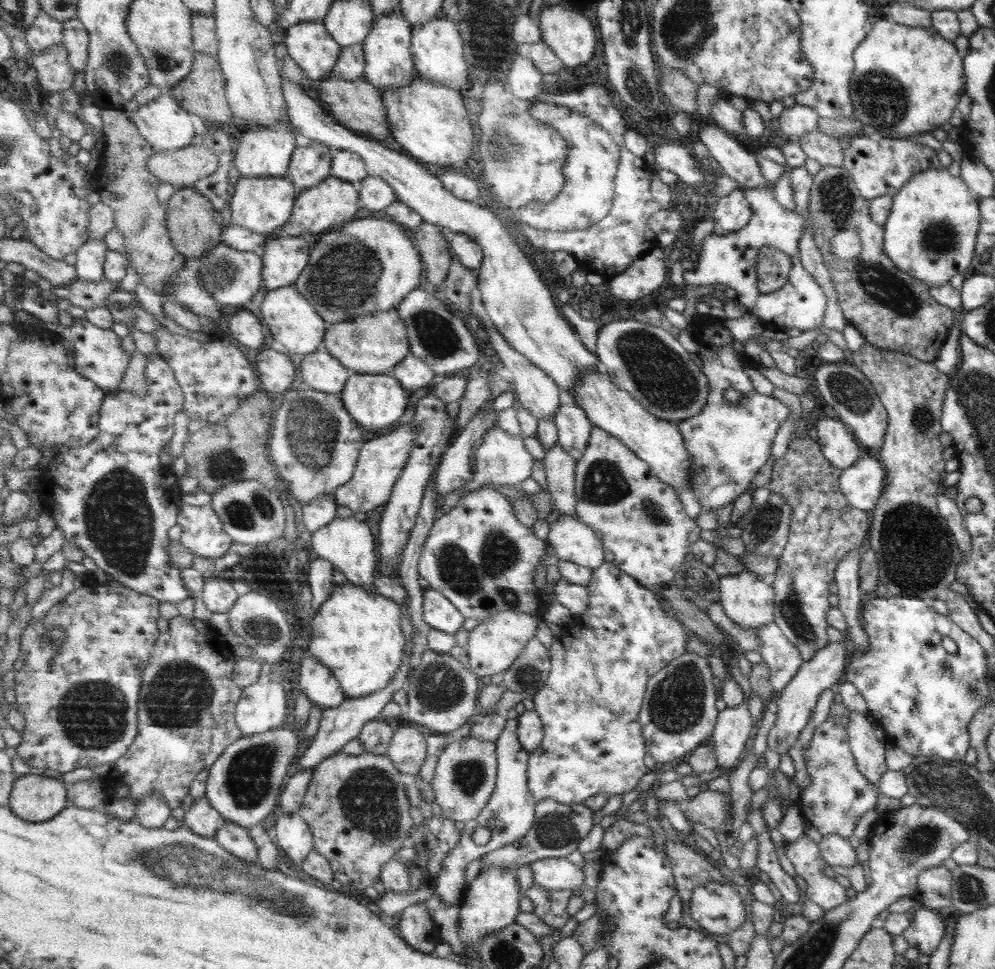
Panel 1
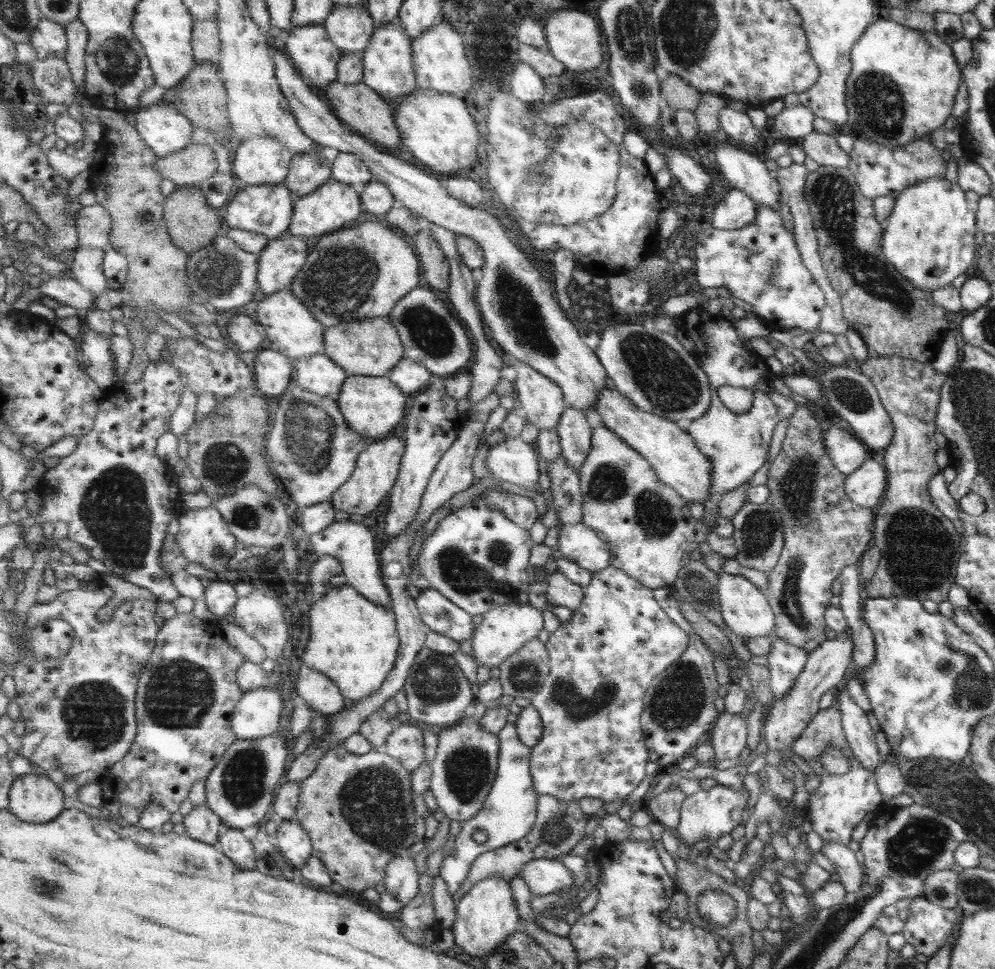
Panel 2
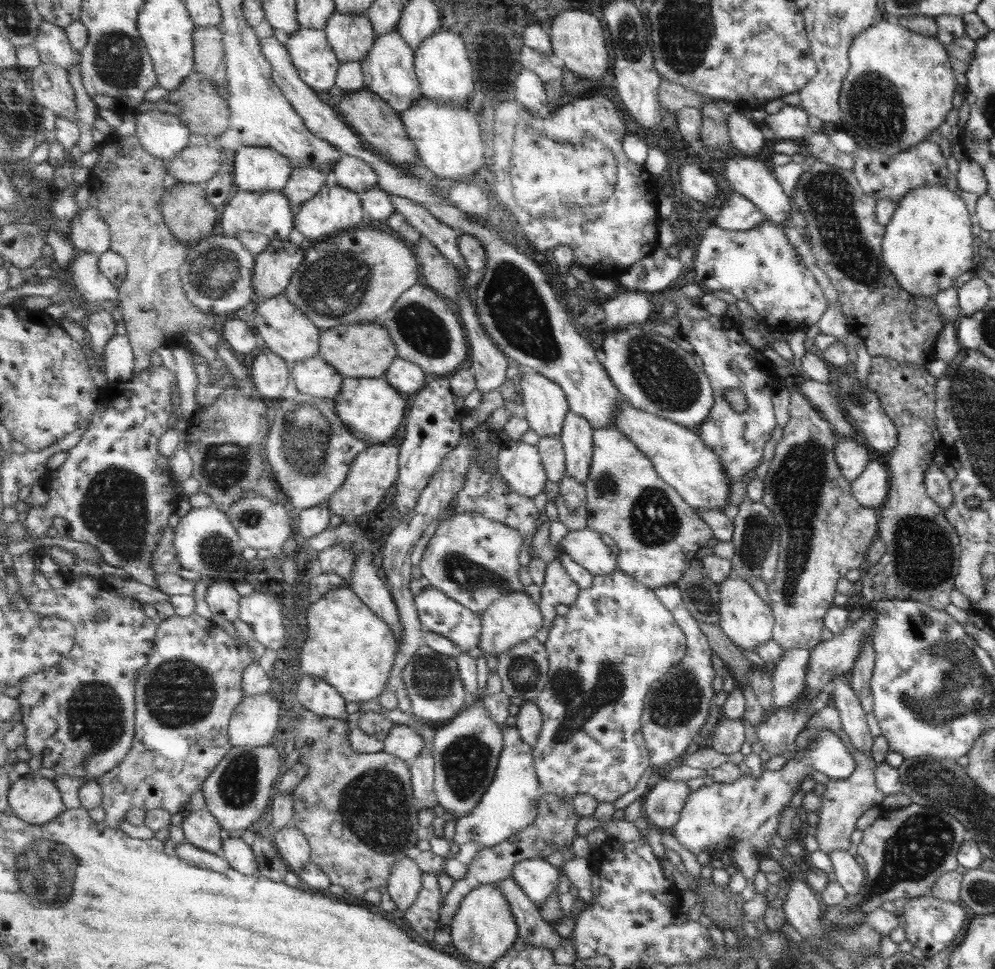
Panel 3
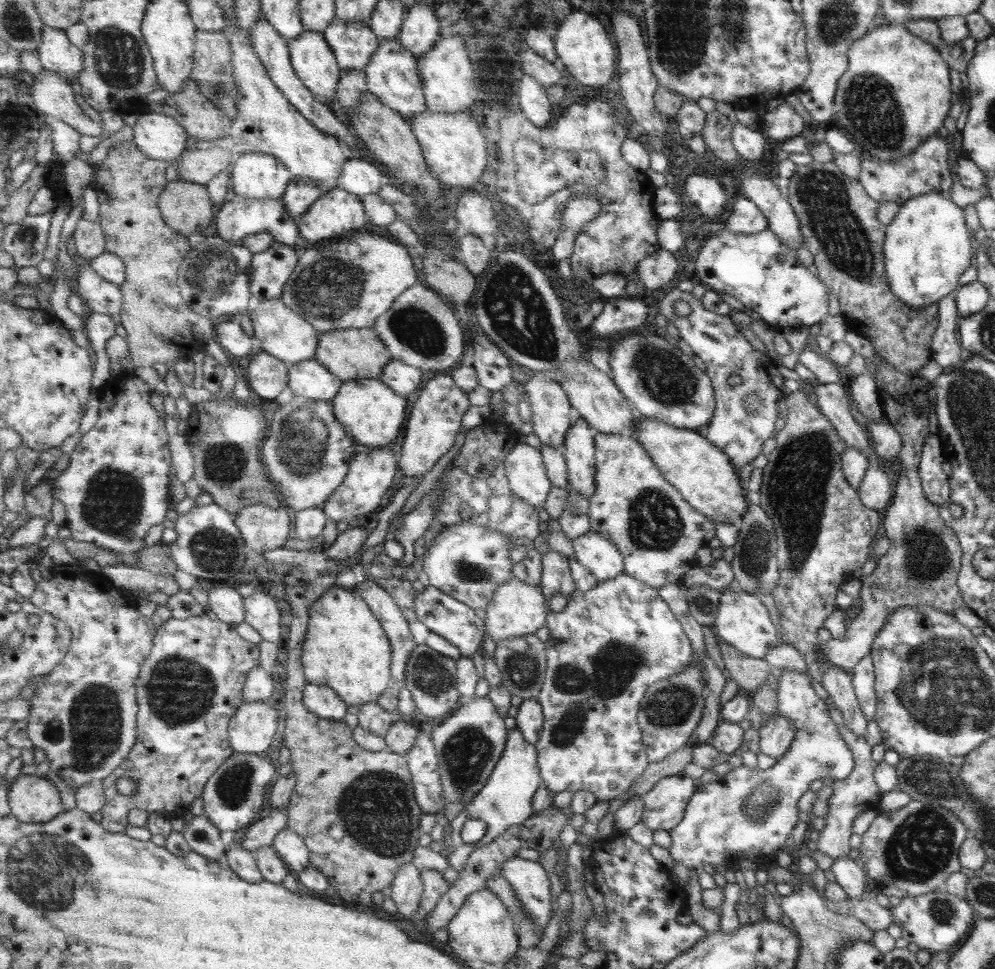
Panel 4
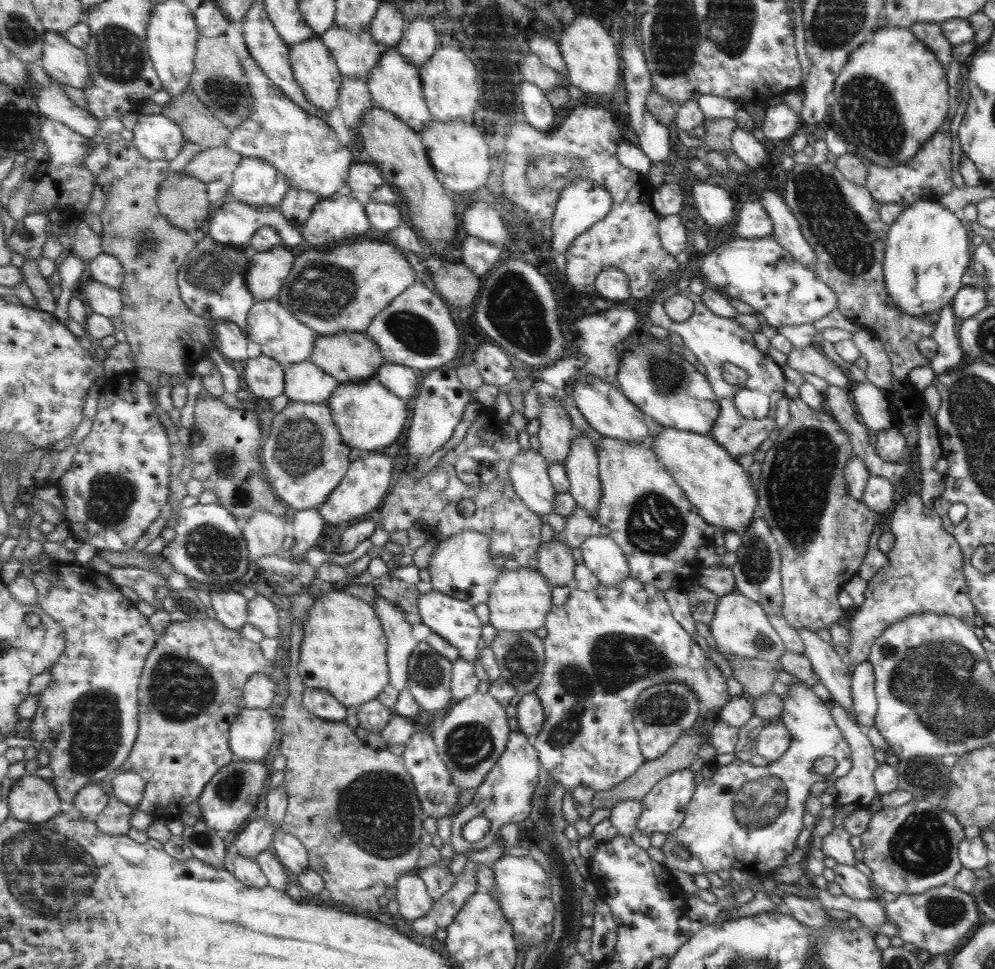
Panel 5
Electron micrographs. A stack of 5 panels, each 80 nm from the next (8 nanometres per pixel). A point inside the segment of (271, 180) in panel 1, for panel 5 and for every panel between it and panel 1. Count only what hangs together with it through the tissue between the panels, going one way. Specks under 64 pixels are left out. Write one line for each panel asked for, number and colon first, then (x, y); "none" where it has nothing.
2: (268, 209)
3: (270, 213)
4: (235, 220)
5: (235, 223)

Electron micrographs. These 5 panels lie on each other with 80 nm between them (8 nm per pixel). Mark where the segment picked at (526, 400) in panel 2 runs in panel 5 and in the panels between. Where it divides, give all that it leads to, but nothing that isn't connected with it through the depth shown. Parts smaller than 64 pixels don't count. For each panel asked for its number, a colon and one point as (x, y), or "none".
3: (546, 404)
4: (552, 415)
5: (557, 432)

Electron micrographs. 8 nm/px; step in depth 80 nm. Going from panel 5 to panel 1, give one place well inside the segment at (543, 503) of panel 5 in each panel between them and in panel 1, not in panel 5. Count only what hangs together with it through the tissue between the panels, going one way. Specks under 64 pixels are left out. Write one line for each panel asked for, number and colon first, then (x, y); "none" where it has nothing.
1: (501, 459)
2: (512, 460)
3: (519, 463)
4: (525, 468)

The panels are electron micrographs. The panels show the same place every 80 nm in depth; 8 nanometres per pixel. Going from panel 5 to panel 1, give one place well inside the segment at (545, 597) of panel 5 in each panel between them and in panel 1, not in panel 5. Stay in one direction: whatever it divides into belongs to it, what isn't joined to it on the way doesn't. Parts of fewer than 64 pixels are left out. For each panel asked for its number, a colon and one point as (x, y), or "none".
1: (494, 645)
2: (504, 630)
3: (515, 618)
4: (518, 609)

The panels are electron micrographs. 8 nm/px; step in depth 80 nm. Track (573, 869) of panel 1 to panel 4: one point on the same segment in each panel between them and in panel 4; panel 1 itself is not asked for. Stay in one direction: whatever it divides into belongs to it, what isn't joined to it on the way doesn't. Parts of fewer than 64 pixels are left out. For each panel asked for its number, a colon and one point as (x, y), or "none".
2: (544, 876)
3: (538, 878)
4: (530, 880)

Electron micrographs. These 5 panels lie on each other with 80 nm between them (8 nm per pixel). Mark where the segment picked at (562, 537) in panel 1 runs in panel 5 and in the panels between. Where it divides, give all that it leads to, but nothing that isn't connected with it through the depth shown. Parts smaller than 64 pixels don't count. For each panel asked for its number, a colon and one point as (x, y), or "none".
2: (577, 542)
3: (585, 546)
4: (602, 557)
5: (601, 554)

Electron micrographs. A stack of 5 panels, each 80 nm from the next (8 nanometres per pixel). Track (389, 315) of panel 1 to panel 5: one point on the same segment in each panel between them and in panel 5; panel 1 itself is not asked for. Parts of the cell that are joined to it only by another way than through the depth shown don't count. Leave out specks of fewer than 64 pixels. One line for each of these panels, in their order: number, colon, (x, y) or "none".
2: (372, 347)
3: (367, 350)
4: (353, 353)
5: (349, 356)

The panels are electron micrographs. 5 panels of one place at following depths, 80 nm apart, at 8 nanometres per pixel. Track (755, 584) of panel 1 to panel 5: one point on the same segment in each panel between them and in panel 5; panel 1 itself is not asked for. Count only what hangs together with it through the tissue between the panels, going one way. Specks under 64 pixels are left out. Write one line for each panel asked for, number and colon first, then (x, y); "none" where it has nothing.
2: (745, 610)
3: (745, 619)
4: (741, 621)
5: (739, 628)

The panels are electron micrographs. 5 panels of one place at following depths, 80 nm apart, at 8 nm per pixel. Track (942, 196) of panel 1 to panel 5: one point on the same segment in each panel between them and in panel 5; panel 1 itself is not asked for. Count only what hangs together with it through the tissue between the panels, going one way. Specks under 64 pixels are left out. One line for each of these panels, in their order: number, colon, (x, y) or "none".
2: (928, 236)
3: (927, 243)
4: (926, 247)
5: (927, 249)

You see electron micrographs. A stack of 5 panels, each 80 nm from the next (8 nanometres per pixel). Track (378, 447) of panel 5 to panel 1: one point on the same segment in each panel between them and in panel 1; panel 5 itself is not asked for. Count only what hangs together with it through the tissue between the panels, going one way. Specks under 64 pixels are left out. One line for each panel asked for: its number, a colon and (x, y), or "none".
1: (378, 401)
2: (373, 405)
3: (373, 409)
4: (372, 412)

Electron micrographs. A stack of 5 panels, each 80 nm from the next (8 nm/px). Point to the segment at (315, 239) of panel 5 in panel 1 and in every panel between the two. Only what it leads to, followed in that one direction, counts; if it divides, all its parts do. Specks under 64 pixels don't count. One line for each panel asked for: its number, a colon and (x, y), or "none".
1: (333, 203)
2: (335, 205)
3: (336, 208)
4: (334, 214)

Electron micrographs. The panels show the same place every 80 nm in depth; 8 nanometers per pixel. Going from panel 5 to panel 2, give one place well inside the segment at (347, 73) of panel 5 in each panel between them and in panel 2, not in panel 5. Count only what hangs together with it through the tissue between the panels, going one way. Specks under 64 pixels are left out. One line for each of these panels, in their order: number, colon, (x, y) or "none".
2: (351, 28)
3: (352, 35)
4: (354, 43)

